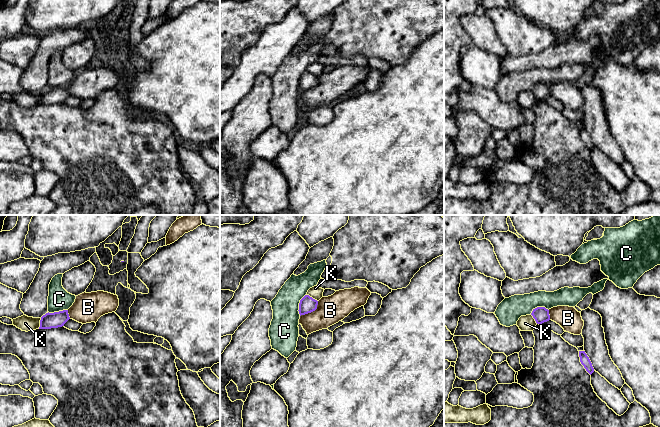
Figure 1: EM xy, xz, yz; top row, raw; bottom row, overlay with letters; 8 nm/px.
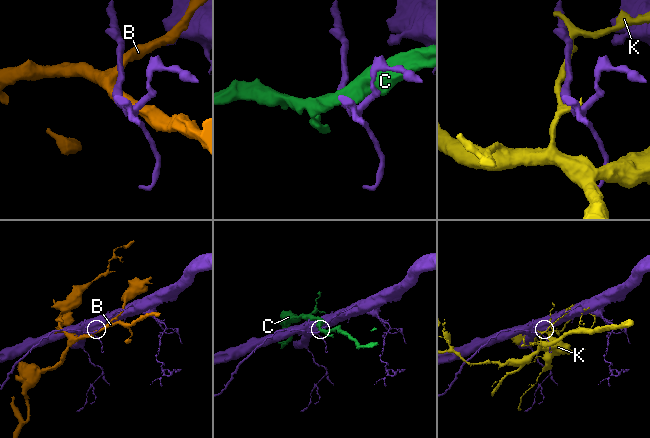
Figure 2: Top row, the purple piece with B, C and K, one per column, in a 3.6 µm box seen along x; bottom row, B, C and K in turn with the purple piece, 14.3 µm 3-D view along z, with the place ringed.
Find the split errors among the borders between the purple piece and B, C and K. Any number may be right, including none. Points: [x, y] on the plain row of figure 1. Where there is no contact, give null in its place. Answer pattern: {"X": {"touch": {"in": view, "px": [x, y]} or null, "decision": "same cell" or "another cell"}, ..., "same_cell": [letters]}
{"B": {"touch": {"in": "xz", "px": [311, 87]}, "decision": "another cell"}, "C": {"touch": {"in": "xz", "px": [299, 81]}, "decision": "another cell"}, "K": {"touch": {"in": "xy", "px": [40, 99]}, "decision": "another cell"}, "same_cell": []}

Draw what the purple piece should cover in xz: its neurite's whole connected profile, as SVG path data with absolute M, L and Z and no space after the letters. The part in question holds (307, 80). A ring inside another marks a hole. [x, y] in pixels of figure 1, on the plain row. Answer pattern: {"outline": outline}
{"outline": "M305 71L299 79L299 90L305 91L311 89L317 85L318 77L310 73L309 71Z"}

